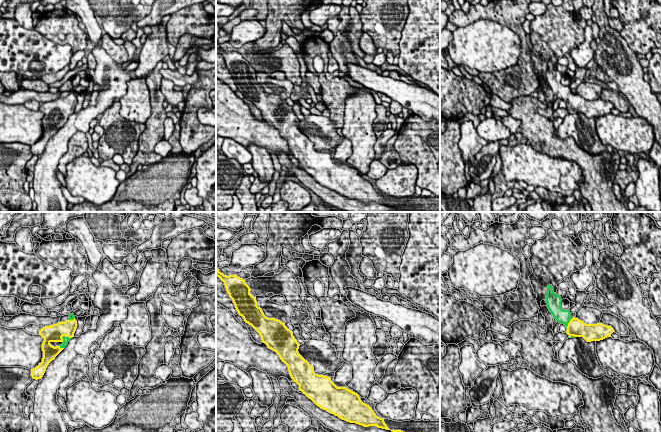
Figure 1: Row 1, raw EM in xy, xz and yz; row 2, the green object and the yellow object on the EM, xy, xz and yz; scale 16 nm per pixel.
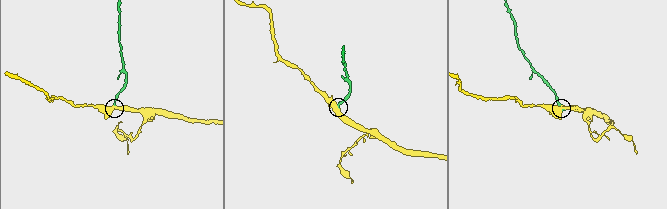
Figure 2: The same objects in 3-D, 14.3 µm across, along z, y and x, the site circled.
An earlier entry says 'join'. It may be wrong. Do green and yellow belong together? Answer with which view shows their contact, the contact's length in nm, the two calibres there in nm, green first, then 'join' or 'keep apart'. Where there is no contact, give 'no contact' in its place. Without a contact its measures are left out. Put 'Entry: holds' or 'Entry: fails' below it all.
contact in xy; length 190 nm; calibres 100 and 280 nm; join
Entry: holds

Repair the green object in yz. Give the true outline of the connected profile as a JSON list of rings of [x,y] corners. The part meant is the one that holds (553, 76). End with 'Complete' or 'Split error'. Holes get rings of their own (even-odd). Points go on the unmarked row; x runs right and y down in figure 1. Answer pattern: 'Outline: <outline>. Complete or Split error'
Outline: [[[552,61],[547,63],[546,79],[549,87],[557,98],[564,100],[569,114],[583,113],[587,118],[600,117],[611,113],[614,105],[602,99],[586,100],[578,94],[572,93],[569,86],[561,84],[561,73],[554,68]]]. Split error

